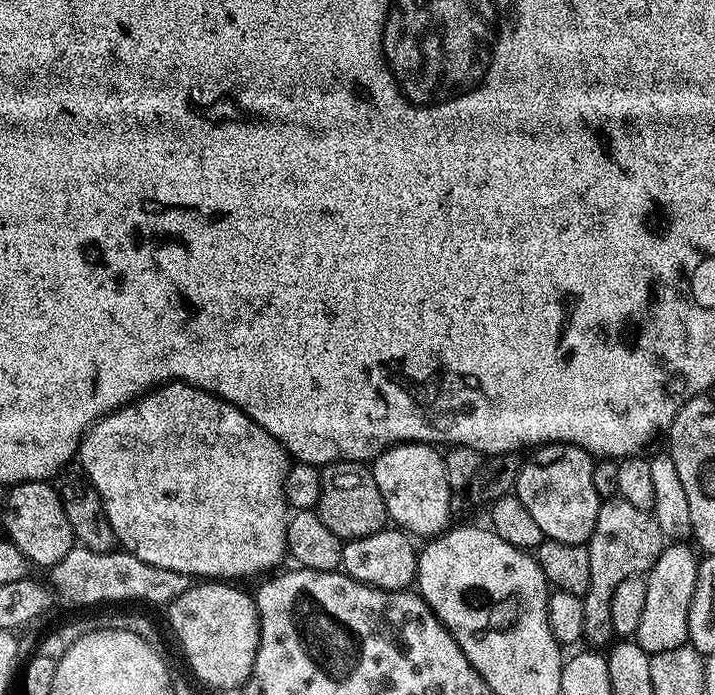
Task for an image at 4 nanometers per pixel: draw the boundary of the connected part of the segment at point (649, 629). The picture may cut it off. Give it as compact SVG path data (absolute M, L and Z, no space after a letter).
M684 542L669 543L662 550L658 562L648 573L646 579L646 606L642 609L642 618L634 637L636 643L643 646L648 653L674 650L685 647L688 639L688 615L690 602L696 589L696 570L698 556L688 549Z

